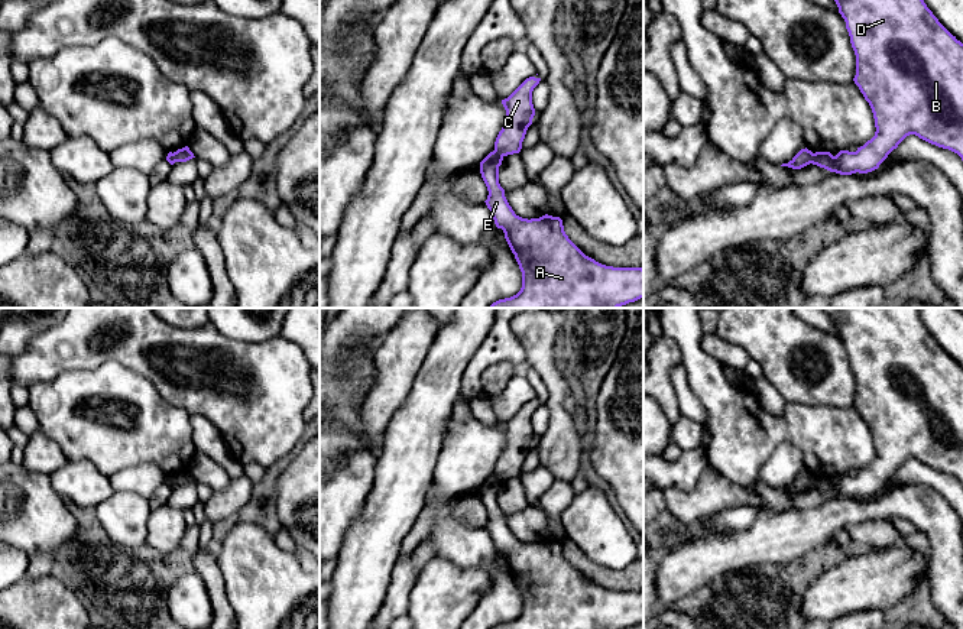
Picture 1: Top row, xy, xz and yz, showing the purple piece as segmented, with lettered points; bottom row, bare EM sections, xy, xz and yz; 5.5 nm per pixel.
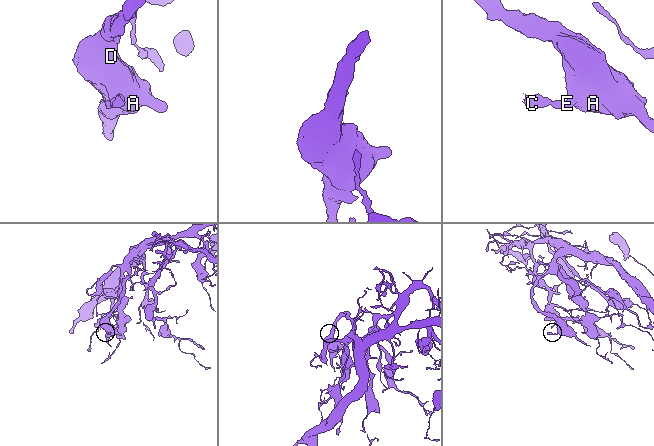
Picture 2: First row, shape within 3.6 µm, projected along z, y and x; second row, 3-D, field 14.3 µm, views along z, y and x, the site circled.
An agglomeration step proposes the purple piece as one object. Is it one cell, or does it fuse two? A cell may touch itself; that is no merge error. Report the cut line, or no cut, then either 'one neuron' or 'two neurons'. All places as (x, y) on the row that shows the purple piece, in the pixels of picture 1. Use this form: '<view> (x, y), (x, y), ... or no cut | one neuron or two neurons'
yz (813, 153), (810, 162) | two neurons

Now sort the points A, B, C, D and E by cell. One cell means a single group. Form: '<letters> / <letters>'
A B D E / C

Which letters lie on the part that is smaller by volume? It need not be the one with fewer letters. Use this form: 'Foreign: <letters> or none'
Foreign: C

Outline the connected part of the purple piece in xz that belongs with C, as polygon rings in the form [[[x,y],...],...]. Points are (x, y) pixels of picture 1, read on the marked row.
[[[529,77],[508,98],[502,100],[506,120],[495,142],[495,150],[502,156],[521,152],[526,130],[535,116],[532,91],[539,81],[538,77]]]

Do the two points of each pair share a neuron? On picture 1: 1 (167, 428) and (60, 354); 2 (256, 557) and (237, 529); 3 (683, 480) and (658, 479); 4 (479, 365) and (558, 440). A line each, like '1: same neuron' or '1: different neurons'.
1: different neurons
2: same neuron
3: same neuron
4: different neurons

